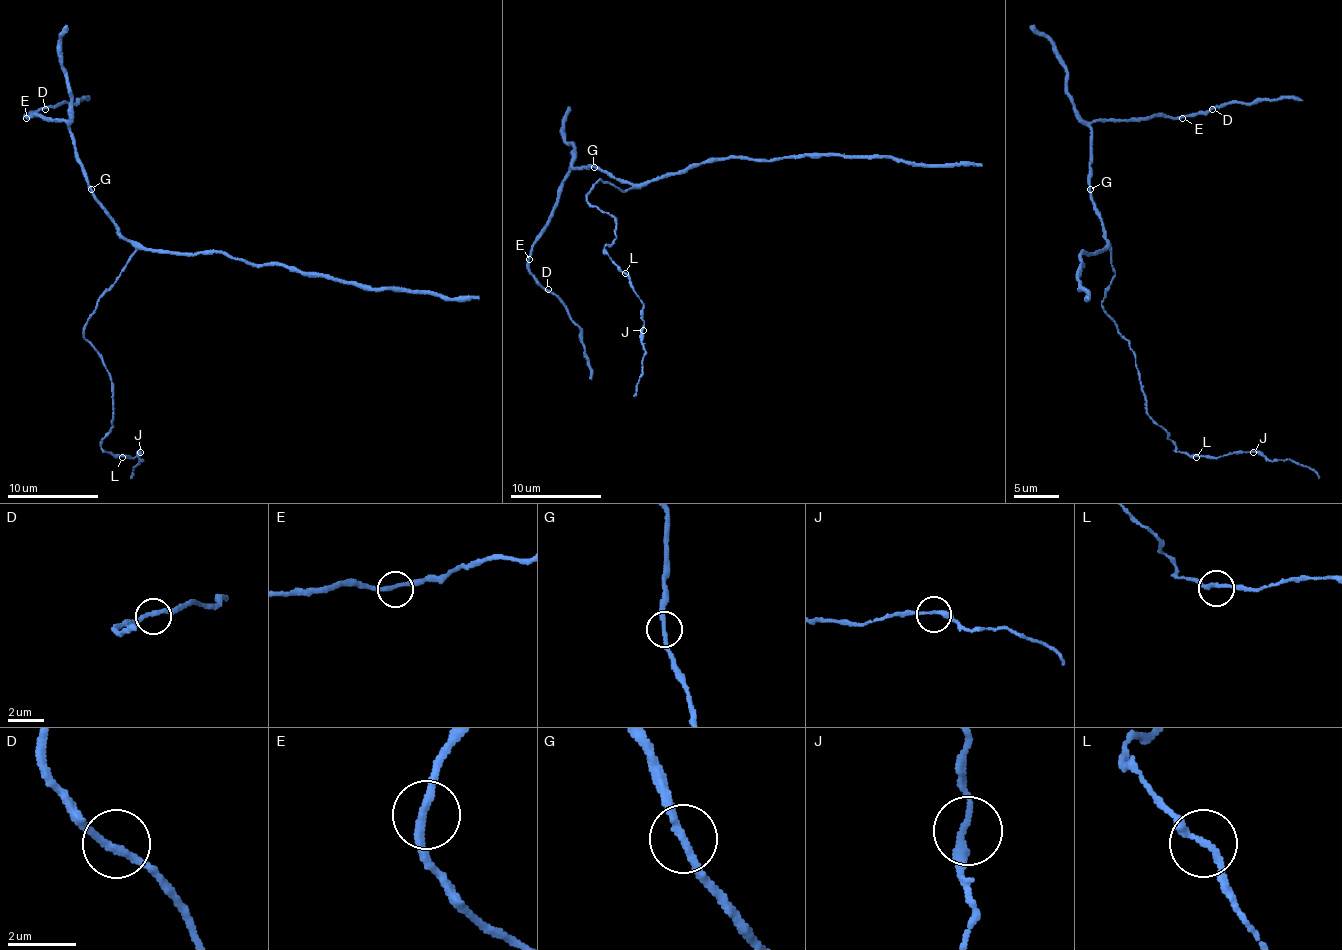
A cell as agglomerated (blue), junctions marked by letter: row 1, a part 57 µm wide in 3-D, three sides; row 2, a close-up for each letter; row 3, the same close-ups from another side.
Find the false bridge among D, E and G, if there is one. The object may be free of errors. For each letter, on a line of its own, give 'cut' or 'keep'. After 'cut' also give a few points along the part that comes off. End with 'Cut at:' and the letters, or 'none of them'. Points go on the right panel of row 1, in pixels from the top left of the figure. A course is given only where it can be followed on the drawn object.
D: keep
E: keep
G: keep
Cut at: none of them

